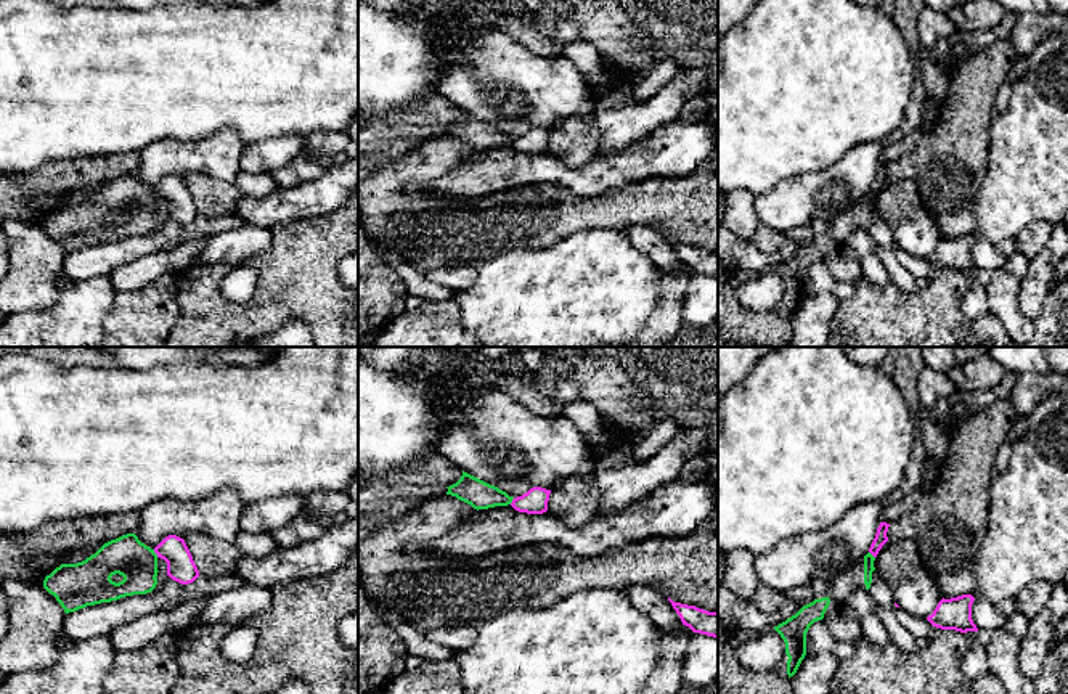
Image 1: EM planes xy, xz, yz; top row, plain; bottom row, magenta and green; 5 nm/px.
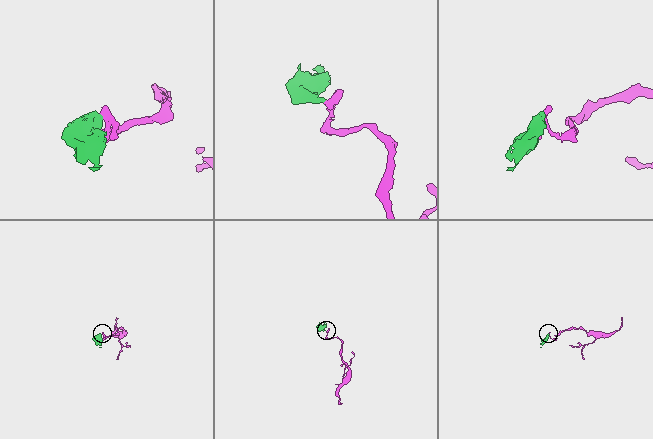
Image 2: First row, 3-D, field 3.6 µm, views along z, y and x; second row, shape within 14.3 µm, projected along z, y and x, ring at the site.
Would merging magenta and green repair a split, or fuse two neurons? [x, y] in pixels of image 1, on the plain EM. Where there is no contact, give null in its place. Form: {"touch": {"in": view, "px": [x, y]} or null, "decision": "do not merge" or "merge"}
{"touch": {"in": "xy", "px": [154, 191]}, "decision": "do not merge"}

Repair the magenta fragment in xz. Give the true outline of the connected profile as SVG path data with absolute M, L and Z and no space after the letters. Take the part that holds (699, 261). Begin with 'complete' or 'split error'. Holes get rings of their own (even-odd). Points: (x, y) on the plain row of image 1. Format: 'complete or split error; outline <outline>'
complete; outline M670 238L668 241L679 255L683 265L689 267L694 273L713 276L718 280L718 252L708 252L695 246L675 243Z

